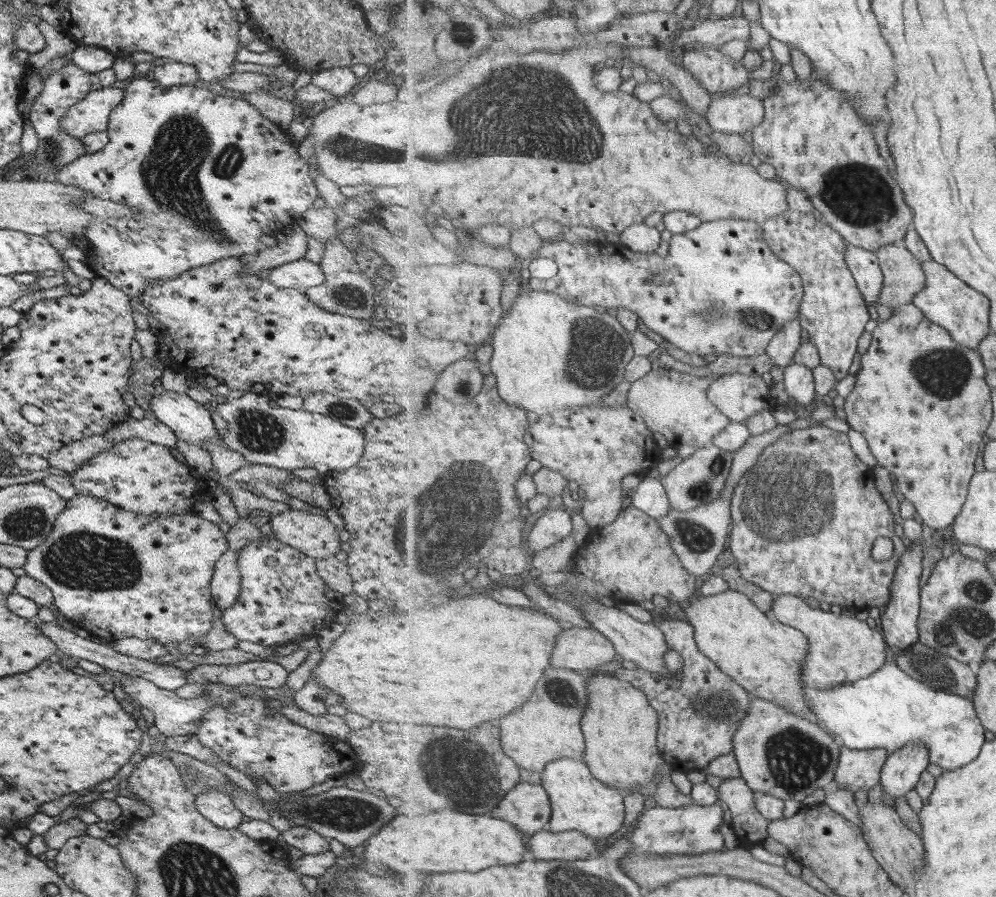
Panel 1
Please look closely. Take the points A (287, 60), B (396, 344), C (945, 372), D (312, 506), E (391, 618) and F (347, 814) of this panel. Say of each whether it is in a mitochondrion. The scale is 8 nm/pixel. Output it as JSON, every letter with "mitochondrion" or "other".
{"A":"other","B":"other","C":"mitochondrion","D":"other","E":"other","F":"mitochondrion"}

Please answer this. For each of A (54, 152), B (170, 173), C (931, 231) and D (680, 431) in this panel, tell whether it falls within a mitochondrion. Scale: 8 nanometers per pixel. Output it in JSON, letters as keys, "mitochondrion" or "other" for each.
{"A":"mitochondrion","B":"mitochondrion","C":"other","D":"other"}

